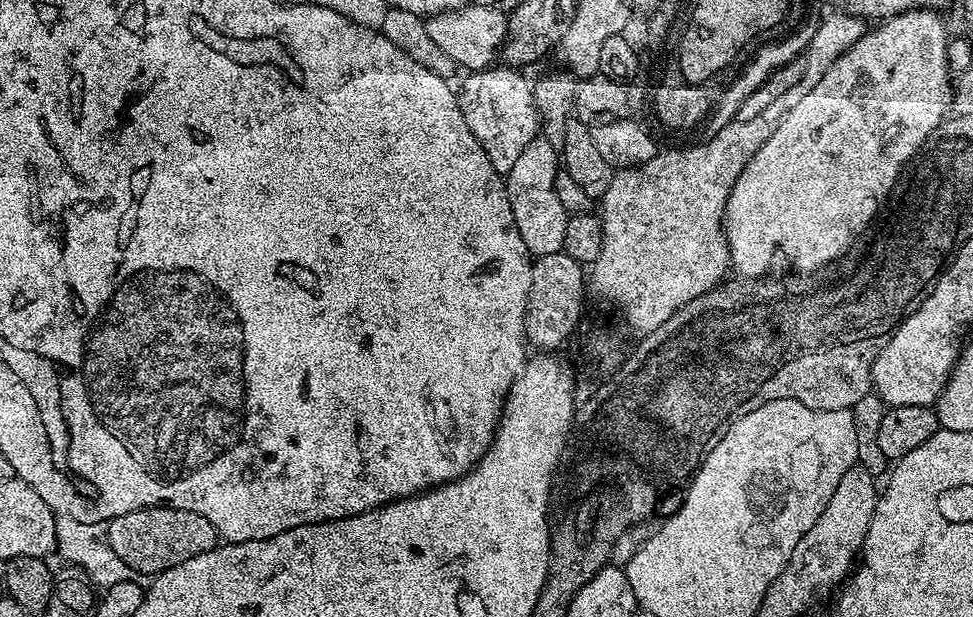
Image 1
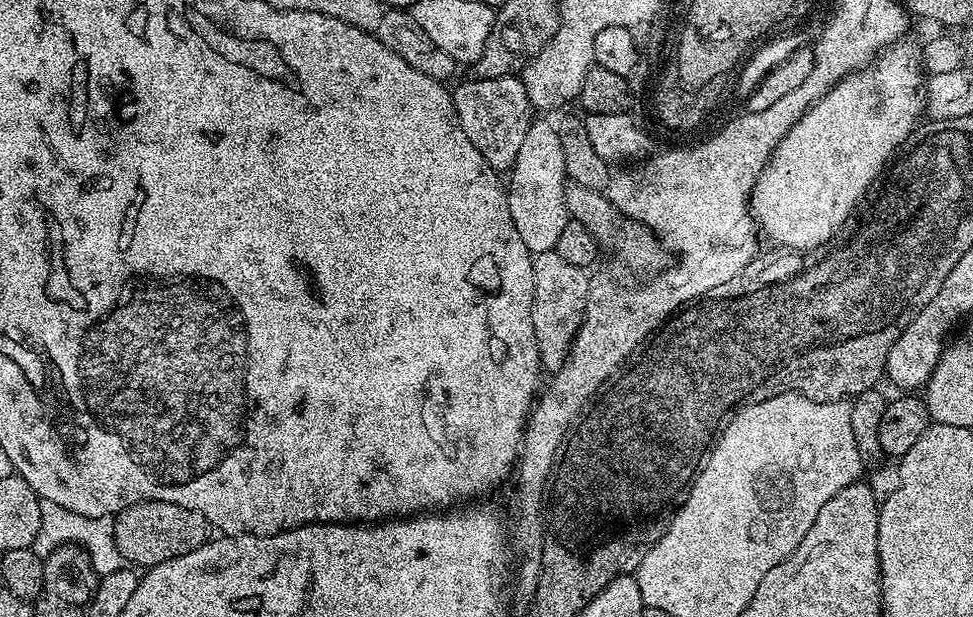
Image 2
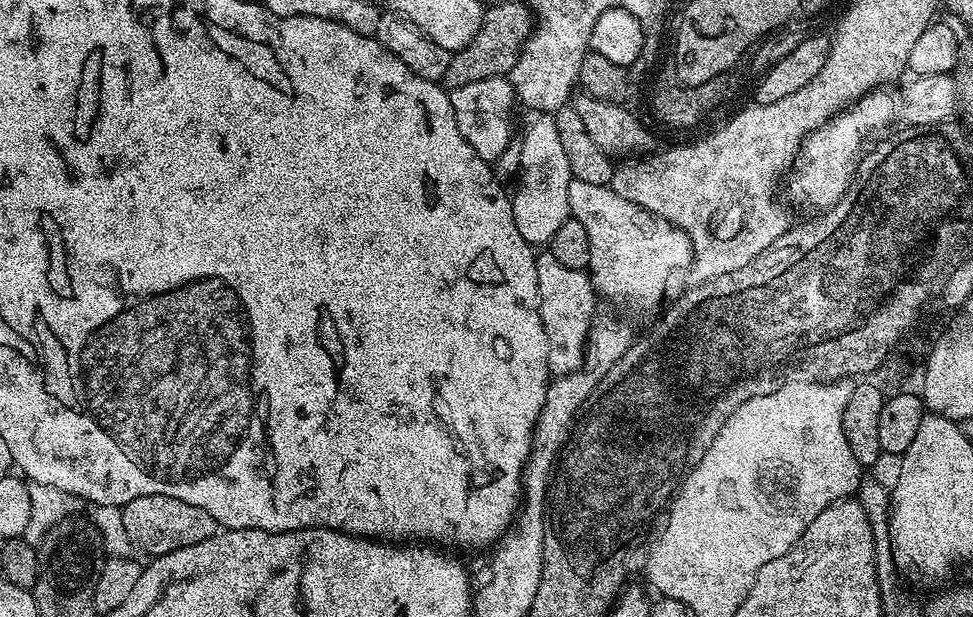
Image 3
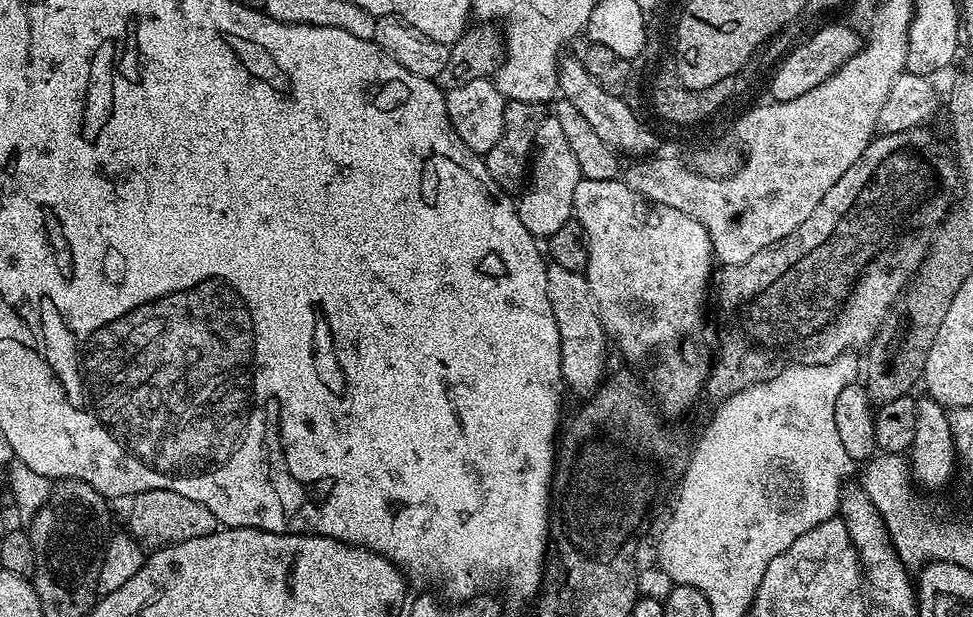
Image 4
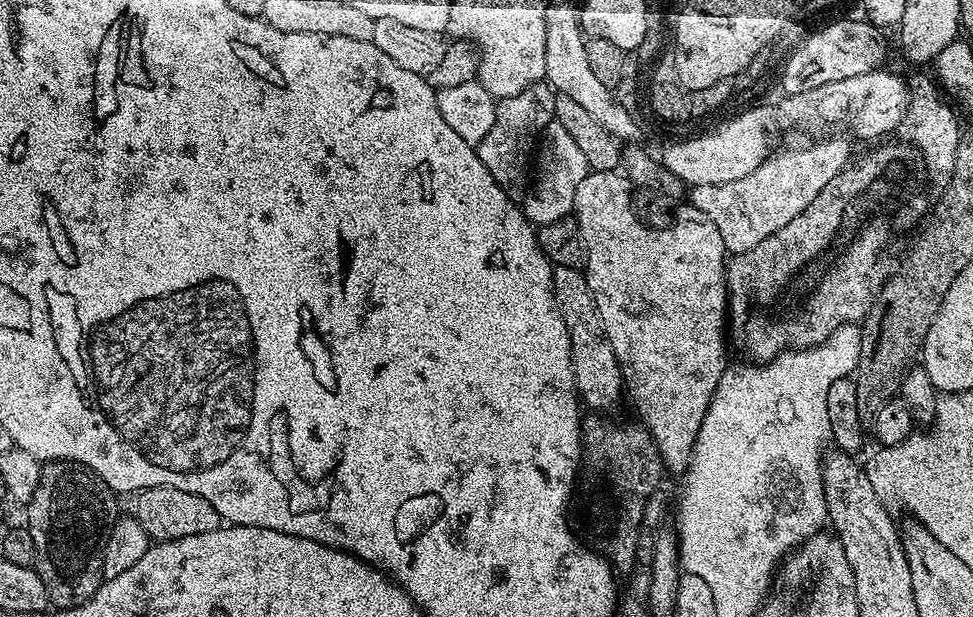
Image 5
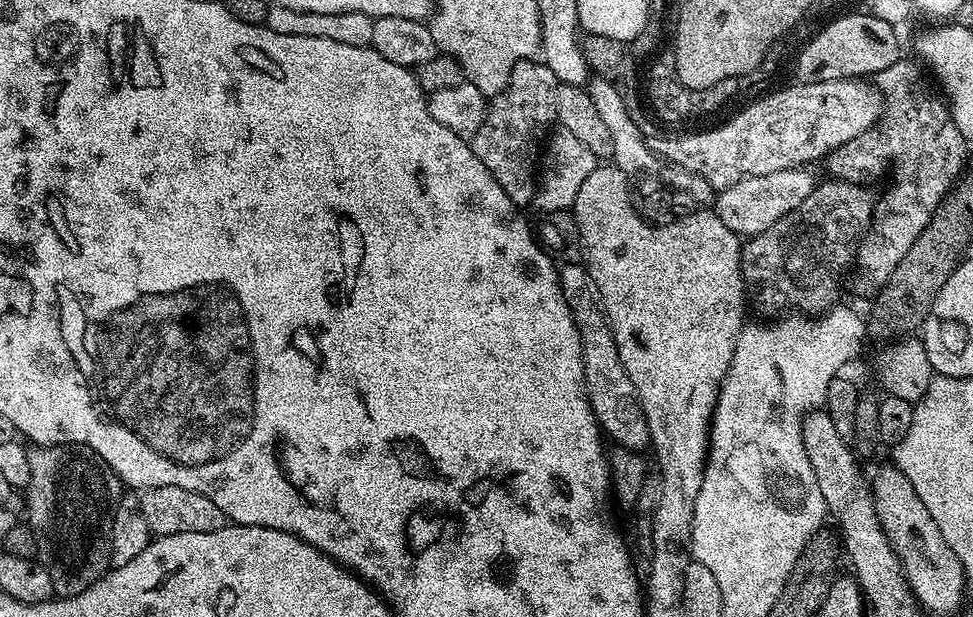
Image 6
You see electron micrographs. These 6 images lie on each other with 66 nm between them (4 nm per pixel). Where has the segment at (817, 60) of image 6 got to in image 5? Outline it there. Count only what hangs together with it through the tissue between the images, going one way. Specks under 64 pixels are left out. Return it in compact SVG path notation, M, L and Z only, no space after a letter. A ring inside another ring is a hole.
M849 18L842 22L832 20L827 31L813 37L800 49L788 69L778 76L785 97L797 96L818 86L826 86L826 82L842 82L846 78L854 78L854 74L874 72L883 65L880 63L888 56L885 33L876 25L868 23L867 19L859 19Z

